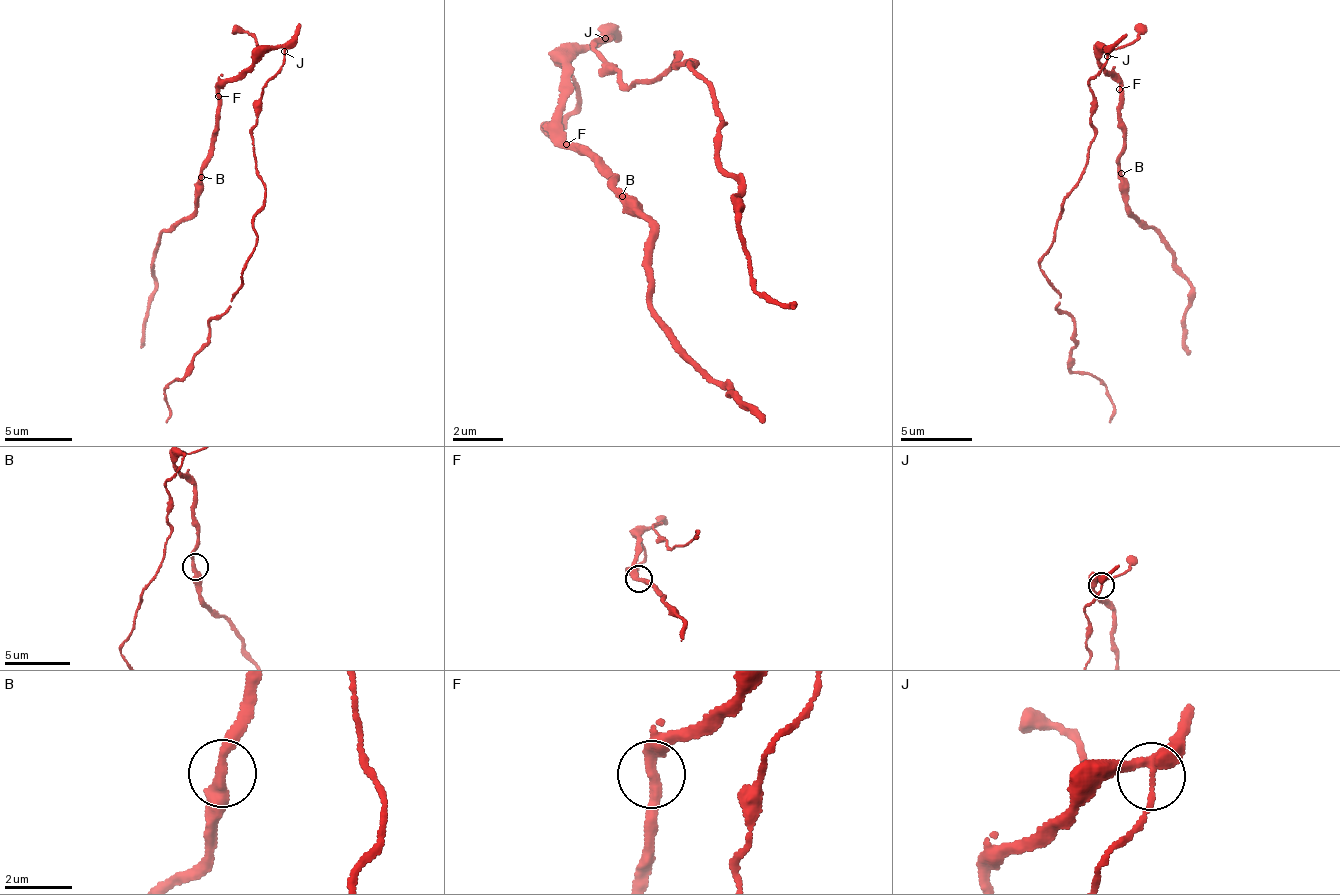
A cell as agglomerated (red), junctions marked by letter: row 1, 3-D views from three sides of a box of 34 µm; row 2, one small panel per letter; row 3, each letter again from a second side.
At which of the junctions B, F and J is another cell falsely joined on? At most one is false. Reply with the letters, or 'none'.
J

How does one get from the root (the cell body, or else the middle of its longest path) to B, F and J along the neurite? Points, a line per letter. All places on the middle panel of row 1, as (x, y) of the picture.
B: (594, 47), (608, 35), (572, 57), (561, 97), (563, 142), (600, 157), (622, 196)
F: (594, 47), (608, 35), (610, 39), (604, 37), (577, 47), (561, 97), (564, 104), (559, 120), (566, 144)
J: (594, 47), (608, 35), (610, 39), (604, 37)

